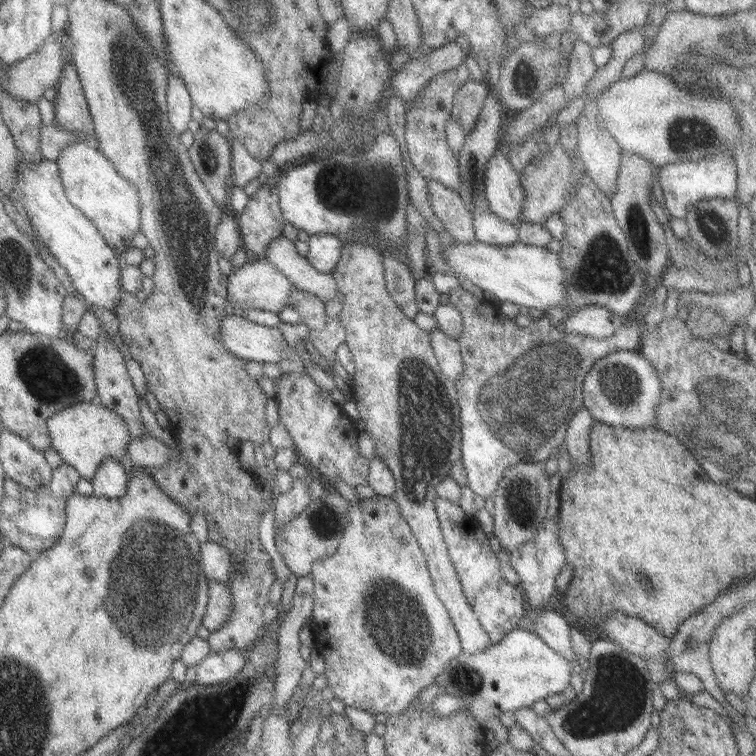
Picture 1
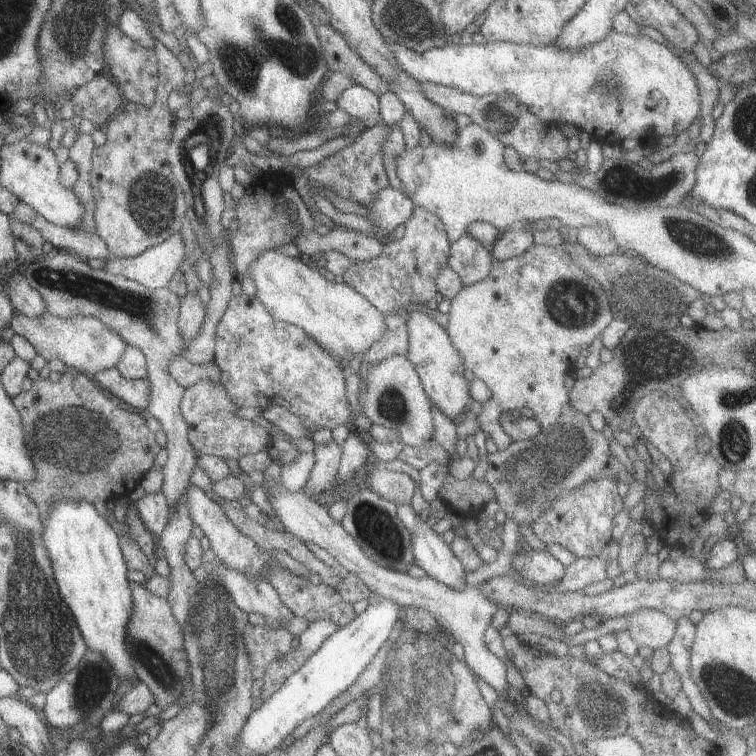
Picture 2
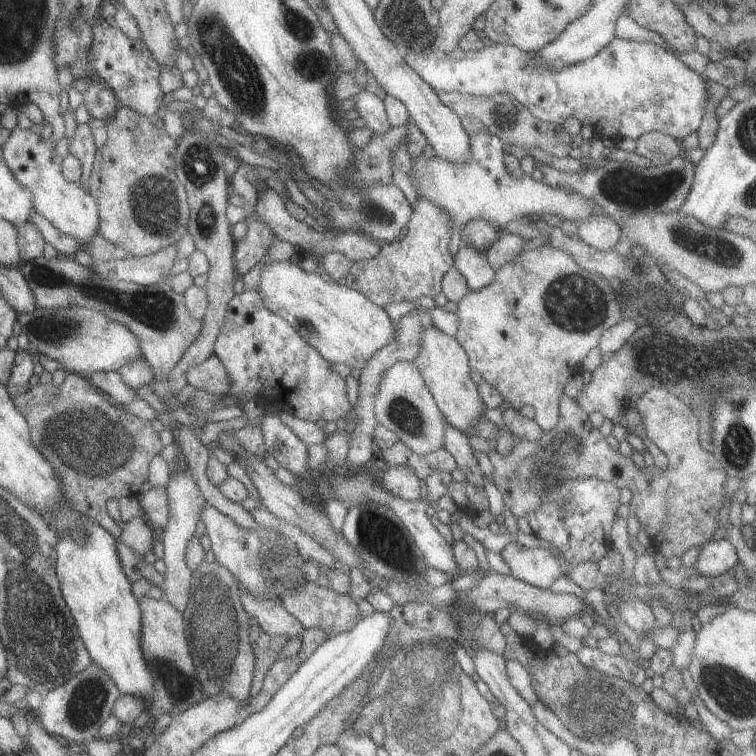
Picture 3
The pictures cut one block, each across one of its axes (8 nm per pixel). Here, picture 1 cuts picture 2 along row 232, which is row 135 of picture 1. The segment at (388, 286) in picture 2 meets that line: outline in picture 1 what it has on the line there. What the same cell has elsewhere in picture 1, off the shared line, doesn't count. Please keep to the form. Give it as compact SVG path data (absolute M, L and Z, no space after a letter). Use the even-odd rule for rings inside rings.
M461 62L457 68L433 78L429 82L429 86L417 96L417 100L411 106L405 106L405 126L403 126L405 138L403 138L403 142L407 144L405 146L407 160L411 162L411 166L417 170L417 174L423 180L435 180L455 192L459 190L461 174L457 168L459 166L457 156L445 142L445 124L447 124L447 120L451 120L451 106L453 106L455 90L463 82L469 82L469 80L473 80L469 74L469 64Z

